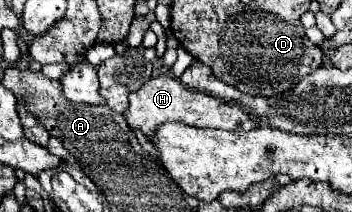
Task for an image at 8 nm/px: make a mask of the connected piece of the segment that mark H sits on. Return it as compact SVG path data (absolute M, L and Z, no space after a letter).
M163 73L149 79L141 89L129 93L129 107L121 113L131 129L139 129L147 139L153 137L153 129L167 121L181 121L199 129L225 129L225 131L251 131L257 125L251 121L249 113L239 105L225 103L223 99L211 97L207 93L185 87L179 79Z

